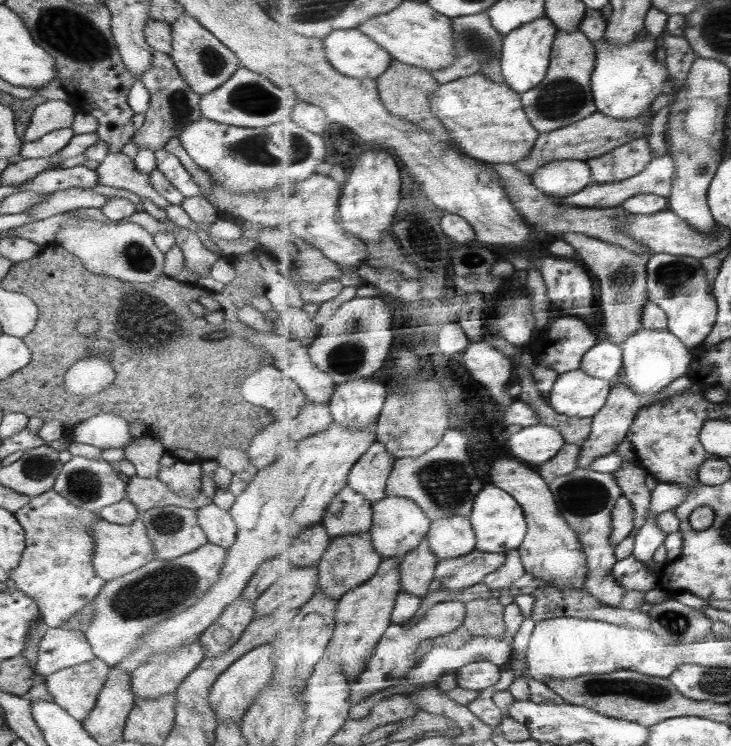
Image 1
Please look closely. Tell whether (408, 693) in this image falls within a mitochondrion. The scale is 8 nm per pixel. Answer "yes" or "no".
no

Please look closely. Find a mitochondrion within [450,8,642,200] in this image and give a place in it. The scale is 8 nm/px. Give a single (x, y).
(562, 97)

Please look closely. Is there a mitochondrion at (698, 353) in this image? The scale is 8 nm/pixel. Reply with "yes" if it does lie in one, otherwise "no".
no

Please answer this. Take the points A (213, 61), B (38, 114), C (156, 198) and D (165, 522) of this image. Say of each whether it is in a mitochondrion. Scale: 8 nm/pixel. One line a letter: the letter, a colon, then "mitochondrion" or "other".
A: mitochondrion
B: other
C: other
D: mitochondrion

